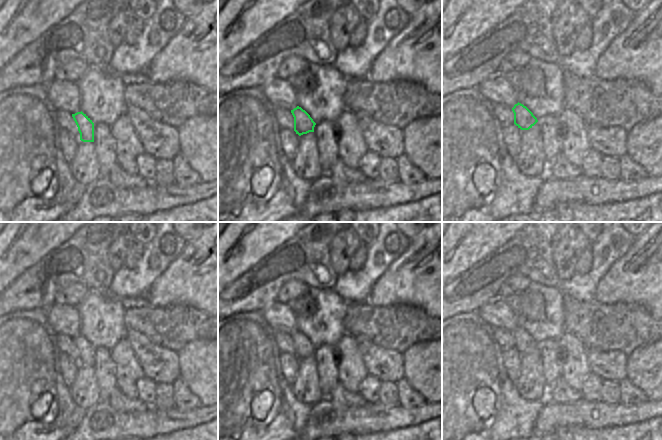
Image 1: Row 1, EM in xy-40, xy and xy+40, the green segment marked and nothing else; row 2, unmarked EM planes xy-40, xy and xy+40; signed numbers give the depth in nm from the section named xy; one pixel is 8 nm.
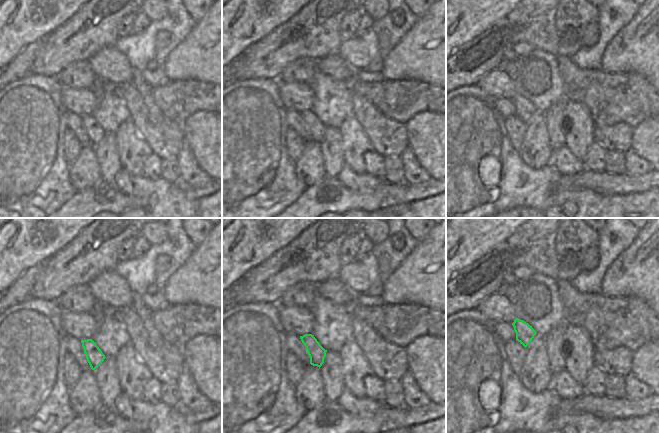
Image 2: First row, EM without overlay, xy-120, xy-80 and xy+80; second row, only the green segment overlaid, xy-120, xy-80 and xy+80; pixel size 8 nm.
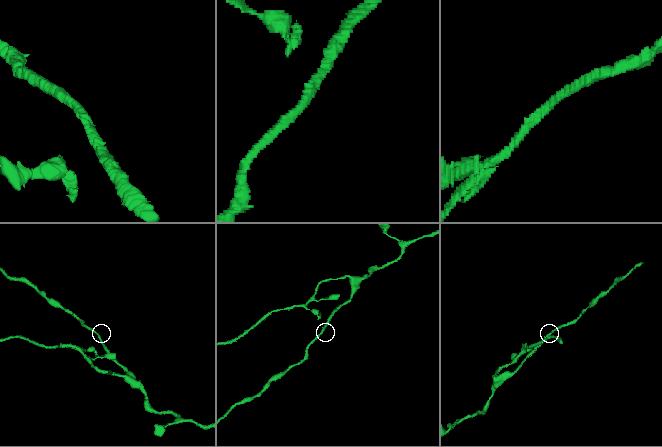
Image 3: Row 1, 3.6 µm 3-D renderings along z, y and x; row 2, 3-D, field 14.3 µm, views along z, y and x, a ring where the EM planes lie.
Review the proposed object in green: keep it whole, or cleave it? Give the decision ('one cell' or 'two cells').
one cell

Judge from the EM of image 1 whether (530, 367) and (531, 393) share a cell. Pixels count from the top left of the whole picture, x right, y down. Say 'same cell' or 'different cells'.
same cell

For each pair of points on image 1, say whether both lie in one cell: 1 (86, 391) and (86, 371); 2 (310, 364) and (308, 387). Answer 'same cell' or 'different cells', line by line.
1: same cell
2: same cell

